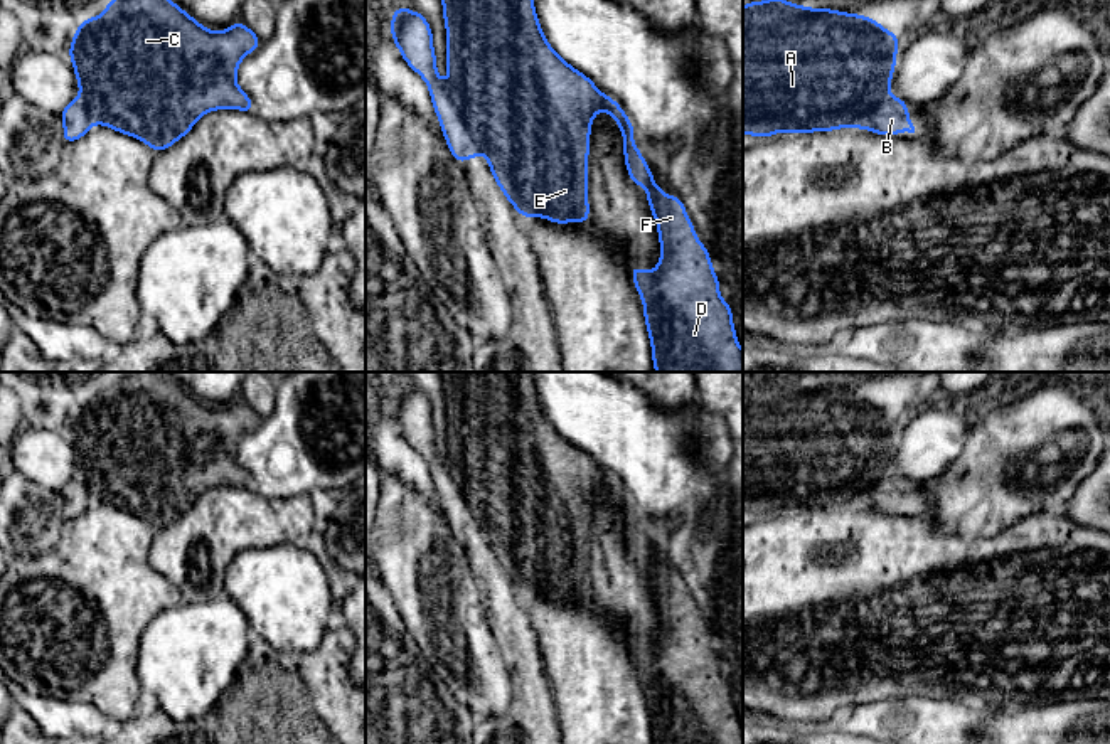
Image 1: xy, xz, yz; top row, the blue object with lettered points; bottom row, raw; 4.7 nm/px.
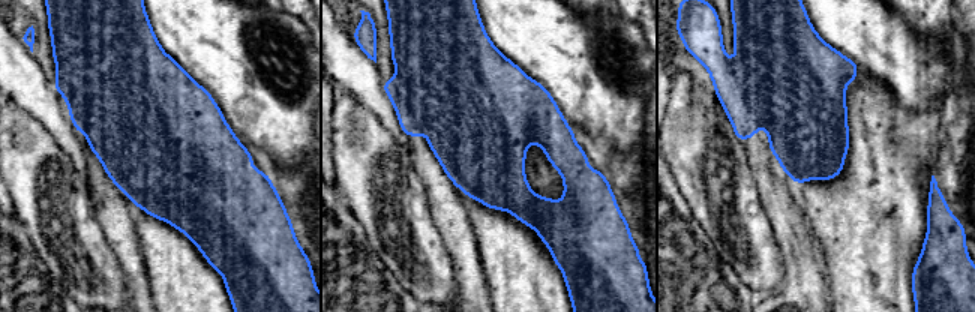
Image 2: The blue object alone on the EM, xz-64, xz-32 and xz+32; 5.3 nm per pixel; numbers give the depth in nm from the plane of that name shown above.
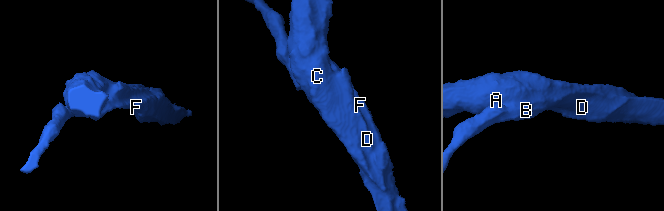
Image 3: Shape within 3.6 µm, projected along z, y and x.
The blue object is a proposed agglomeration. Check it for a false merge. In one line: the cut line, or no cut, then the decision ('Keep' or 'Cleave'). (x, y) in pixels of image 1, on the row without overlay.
Split along xz (448, 460), (460, 480), (464, 495), (472, 504), (484, 527). Cleave

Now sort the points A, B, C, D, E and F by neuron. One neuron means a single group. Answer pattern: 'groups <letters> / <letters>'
groups A C D E F / B

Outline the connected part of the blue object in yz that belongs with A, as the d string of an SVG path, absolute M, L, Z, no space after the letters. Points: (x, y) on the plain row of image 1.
M780 374L743 384L743 510L814 510L851 505L886 473L898 411L871 394L795 382Z

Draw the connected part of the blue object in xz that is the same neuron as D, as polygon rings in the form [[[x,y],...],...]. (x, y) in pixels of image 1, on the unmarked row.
[[[441,372],[441,382],[446,404],[448,456],[453,471],[462,480],[467,500],[477,510],[492,554],[517,591],[524,596],[544,594],[554,601],[588,599],[591,500],[600,486],[606,488],[618,500],[623,512],[623,534],[630,559],[647,564],[647,579],[657,599],[660,618],[657,645],[643,648],[635,641],[630,643],[633,662],[643,680],[654,744],[743,744],[743,725],[736,715],[731,683],[719,672],[719,655],[711,643],[711,630],[697,616],[680,574],[665,574],[664,567],[655,562],[654,550],[635,522],[635,505],[622,483],[603,471],[588,453],[561,436],[549,422],[532,372]]]

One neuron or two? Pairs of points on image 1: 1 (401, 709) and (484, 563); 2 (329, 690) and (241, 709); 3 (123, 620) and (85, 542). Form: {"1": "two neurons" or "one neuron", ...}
{"1": "two neurons", "2": "one neuron", "3": "one neuron"}

